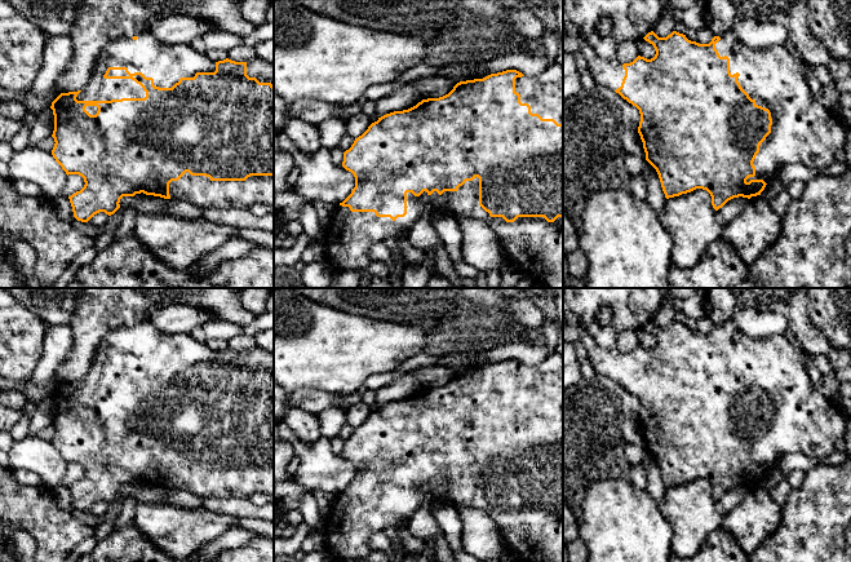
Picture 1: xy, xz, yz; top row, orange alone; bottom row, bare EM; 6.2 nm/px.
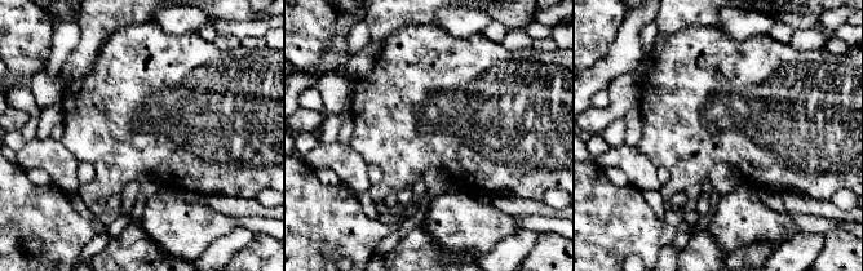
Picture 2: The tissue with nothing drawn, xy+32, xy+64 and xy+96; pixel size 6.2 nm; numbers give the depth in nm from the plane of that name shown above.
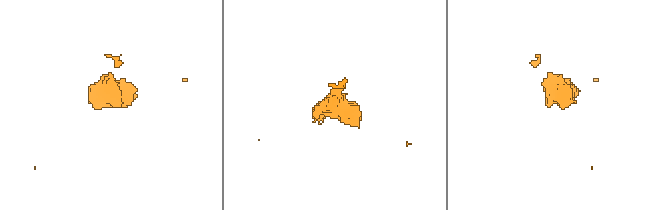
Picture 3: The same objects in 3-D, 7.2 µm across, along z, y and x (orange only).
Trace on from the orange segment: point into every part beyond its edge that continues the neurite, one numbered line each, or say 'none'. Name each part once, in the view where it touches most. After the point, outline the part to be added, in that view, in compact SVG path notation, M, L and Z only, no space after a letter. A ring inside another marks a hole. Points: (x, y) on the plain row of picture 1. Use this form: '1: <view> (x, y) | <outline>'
1: xz (533, 534) | M479 468L466 470L457 481L444 481L439 484L434 481L429 484L424 481L420 486L407 482L407 504L393 510L390 506L377 506L374 501L351 501L349 496L337 495L331 499L325 515L323 534L327 537L325 550L334 562L362 562L372 550L369 539L386 530L405 531L409 518L426 504L448 504L453 508L478 508L486 512L496 523L505 550L515 553L523 562L563 562L563 506L548 512L544 506L518 506L514 512L506 512L502 506L491 506L479 495Z

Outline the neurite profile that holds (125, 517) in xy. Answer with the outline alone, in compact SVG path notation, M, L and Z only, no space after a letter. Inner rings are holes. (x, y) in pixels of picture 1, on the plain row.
M129 495L123 500L121 510L115 521L115 528L133 525L136 505L137 501L133 495Z

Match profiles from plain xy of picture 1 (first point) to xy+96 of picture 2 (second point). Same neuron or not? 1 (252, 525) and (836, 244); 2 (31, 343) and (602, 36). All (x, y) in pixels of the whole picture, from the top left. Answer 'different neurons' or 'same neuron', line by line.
1: different neurons
2: same neuron

